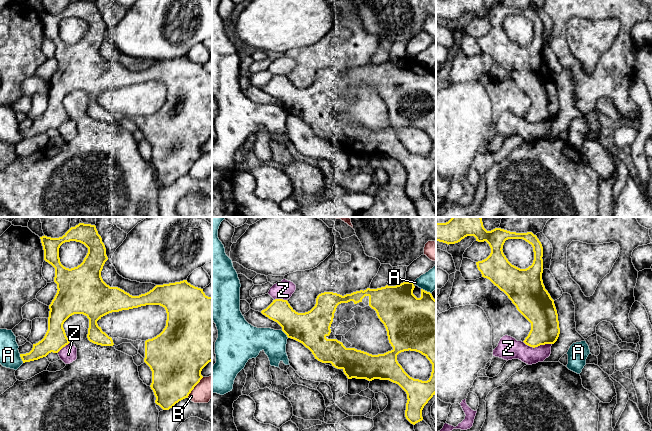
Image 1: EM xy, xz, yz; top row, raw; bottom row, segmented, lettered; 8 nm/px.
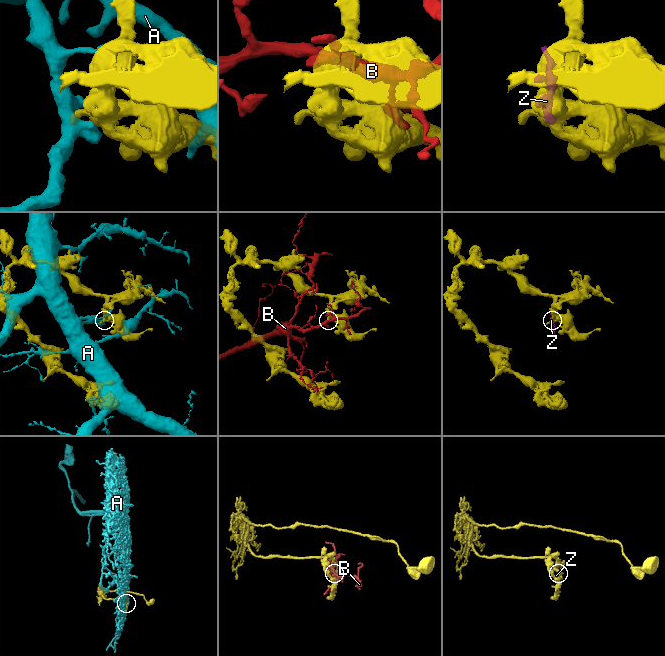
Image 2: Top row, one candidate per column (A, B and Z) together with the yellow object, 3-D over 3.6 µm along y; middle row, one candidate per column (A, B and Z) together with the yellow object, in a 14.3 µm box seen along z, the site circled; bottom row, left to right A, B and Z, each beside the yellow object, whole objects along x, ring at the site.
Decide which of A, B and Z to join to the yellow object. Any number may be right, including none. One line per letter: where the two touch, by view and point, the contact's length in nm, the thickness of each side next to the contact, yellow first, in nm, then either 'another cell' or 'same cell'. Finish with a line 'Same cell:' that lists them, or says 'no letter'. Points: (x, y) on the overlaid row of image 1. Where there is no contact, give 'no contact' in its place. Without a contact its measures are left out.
A: xy (21, 358) | 80 nm | 140/160 nm | another cell
B: xy (194, 386) | 220 nm | 440/180 nm | another cell
Z: yz (537, 346) | 240 nm | 220/180 nm | another cell
Same cell: no letter

